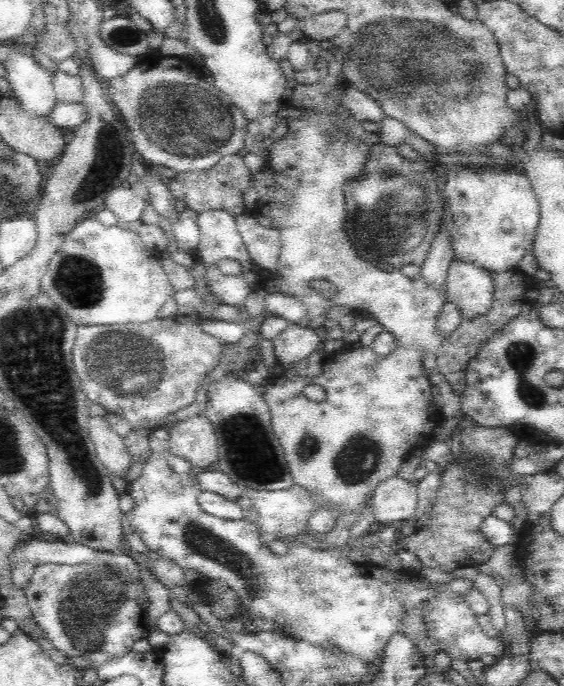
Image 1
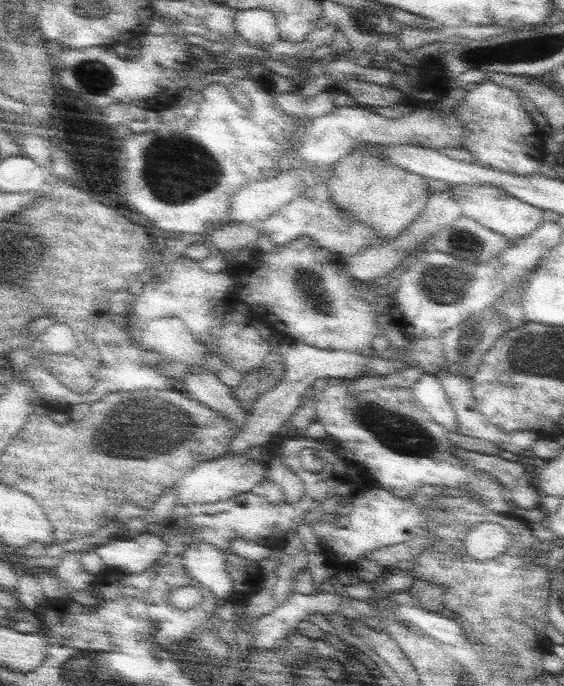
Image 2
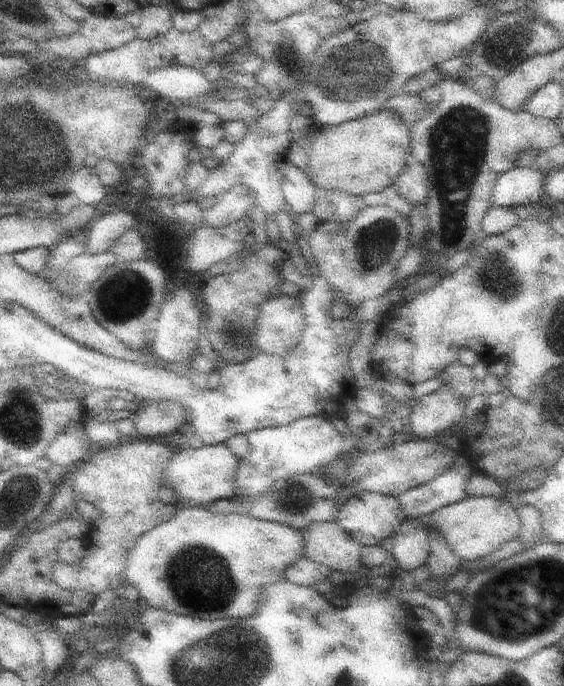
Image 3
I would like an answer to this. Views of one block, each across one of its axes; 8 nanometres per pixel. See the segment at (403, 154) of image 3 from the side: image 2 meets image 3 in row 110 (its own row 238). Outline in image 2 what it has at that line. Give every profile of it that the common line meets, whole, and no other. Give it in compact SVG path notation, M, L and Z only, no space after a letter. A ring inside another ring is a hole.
M373 144L355 148L351 154L345 154L335 164L335 170L325 184L331 192L333 204L339 210L359 220L359 224L373 228L379 236L379 242L389 242L401 236L409 228L409 224L413 224L421 216L431 196L431 180L383 162L379 150L381 146Z

